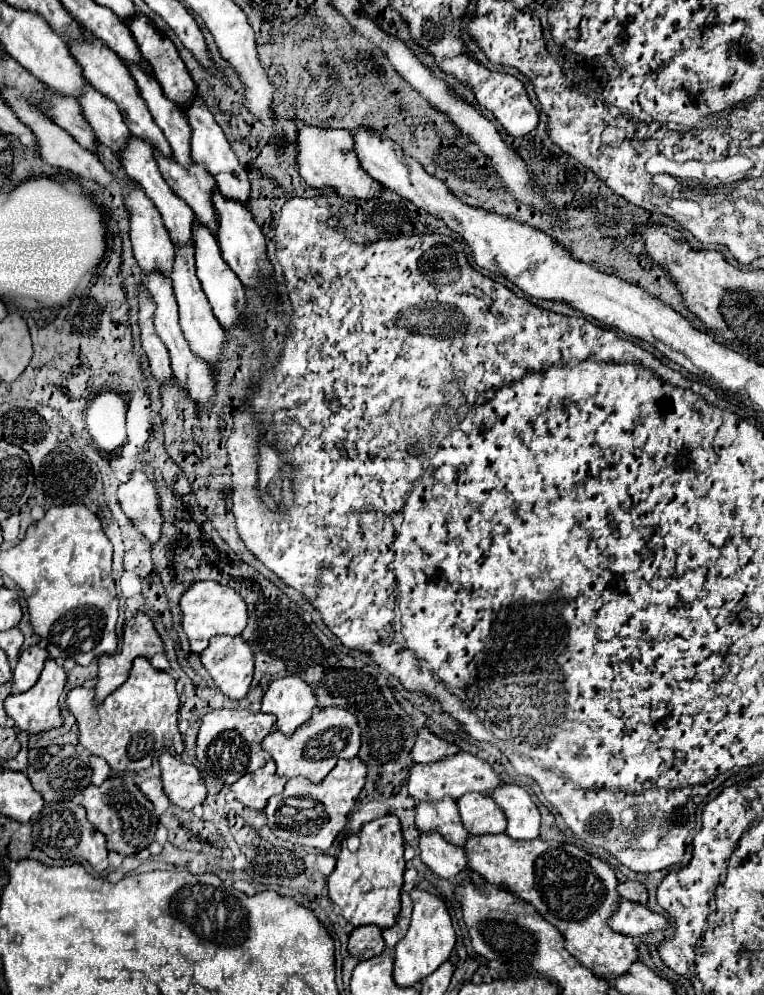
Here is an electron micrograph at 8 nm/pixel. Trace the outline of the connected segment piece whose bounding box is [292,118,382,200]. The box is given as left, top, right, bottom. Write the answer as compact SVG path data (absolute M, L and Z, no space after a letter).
M292 118L296 124L296 168L298 174L306 184L312 188L334 188L338 194L342 194L348 200L360 198L374 198L380 192L380 184L374 182L360 166L354 150L352 150L352 138L350 130L324 130L310 124L300 122L298 118Z

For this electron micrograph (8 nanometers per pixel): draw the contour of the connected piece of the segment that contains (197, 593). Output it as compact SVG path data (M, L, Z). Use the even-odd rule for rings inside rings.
M194 582L188 586L188 590L180 598L180 610L182 610L182 628L188 636L192 652L202 652L208 646L208 640L212 636L228 634L238 636L248 620L246 604L242 596L232 590L230 586L222 586L218 582Z

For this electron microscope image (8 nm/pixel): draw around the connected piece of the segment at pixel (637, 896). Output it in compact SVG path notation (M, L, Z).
M622 882L622 884L618 884L618 894L622 896L622 898L626 898L626 900L630 900L630 902L636 902L636 904L642 904L642 906L646 906L646 902L648 902L648 894L646 894L646 888L644 888L644 884L640 884L640 882Z

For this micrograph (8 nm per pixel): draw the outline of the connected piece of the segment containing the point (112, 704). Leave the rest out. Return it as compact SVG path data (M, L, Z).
M136 658L128 680L116 688L100 706L90 702L92 690L74 688L66 696L66 706L76 718L80 728L80 744L94 756L104 758L114 772L144 770L152 766L158 752L168 750L170 754L182 754L184 742L178 732L178 706L180 698L176 692L176 680L164 670L156 670L146 658Z

